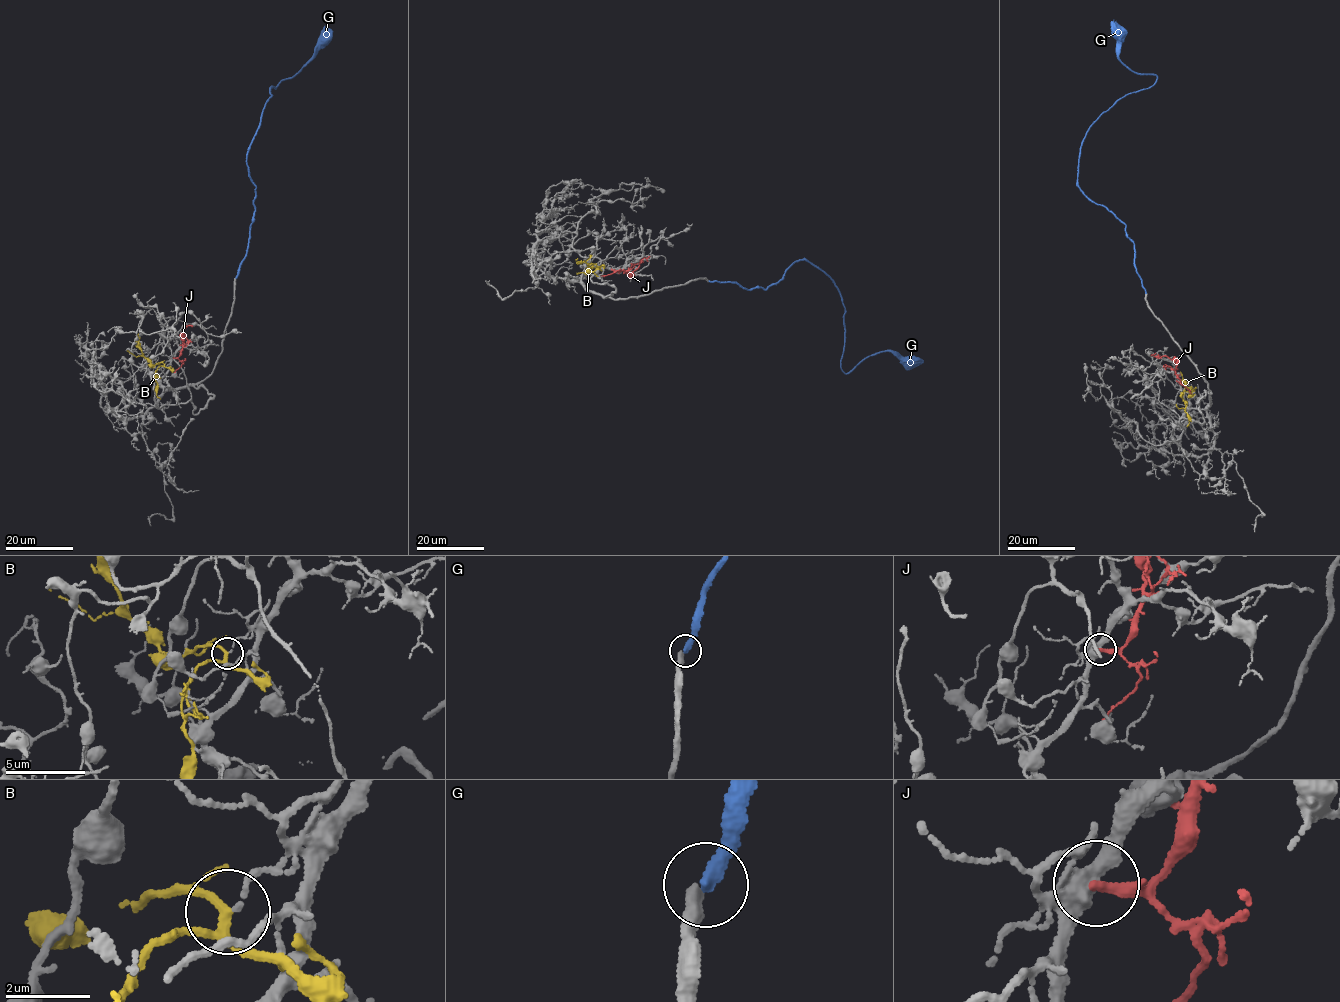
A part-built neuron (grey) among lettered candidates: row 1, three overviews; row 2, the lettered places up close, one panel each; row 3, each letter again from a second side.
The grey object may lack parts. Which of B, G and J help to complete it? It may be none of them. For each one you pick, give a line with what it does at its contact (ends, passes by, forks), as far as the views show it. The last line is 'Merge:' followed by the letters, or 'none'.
G: it ends
Merge: G

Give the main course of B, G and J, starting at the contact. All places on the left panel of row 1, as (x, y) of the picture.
B: (164, 364), (153, 365), (144, 356), (138, 333)
G: (236, 278), (255, 208), (256, 188), (247, 165), (249, 144), (272, 86), (276, 89), (306, 65), (325, 25)
J: (174, 358), (178, 357), (181, 349), (184, 328), (192, 325)

